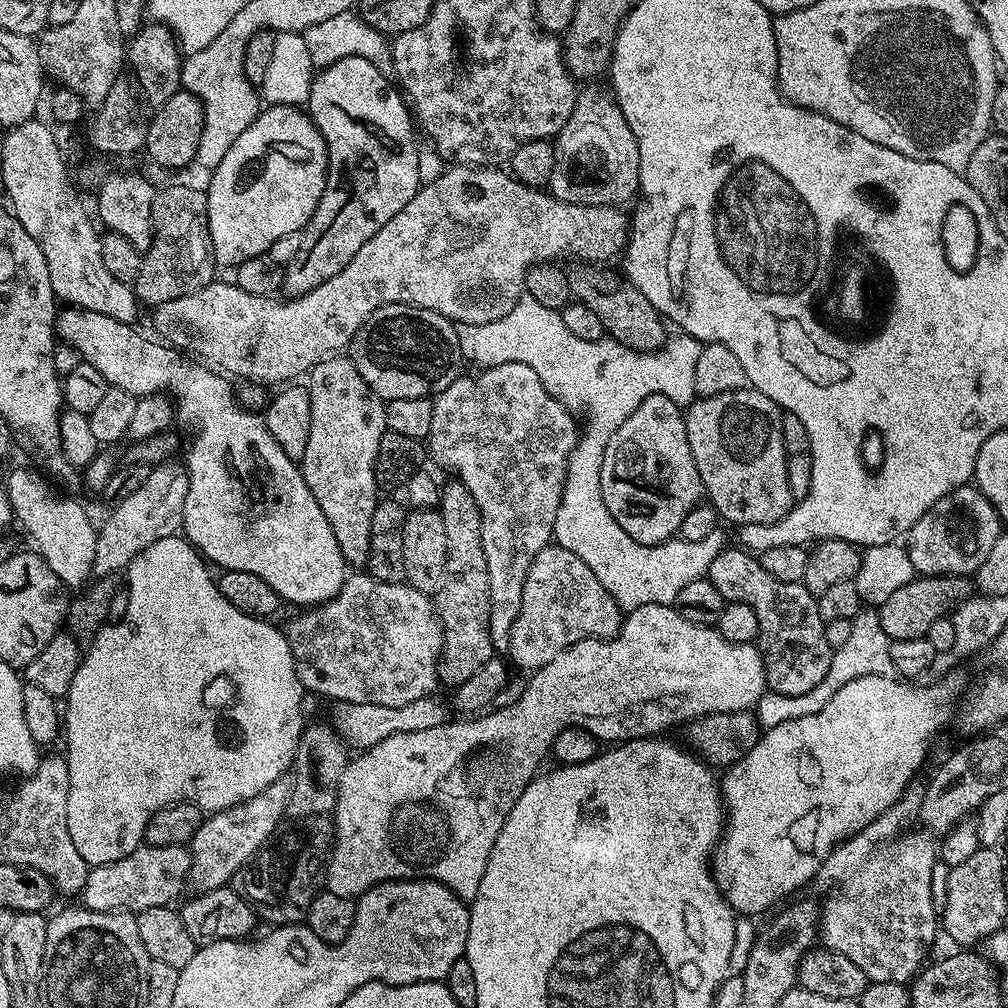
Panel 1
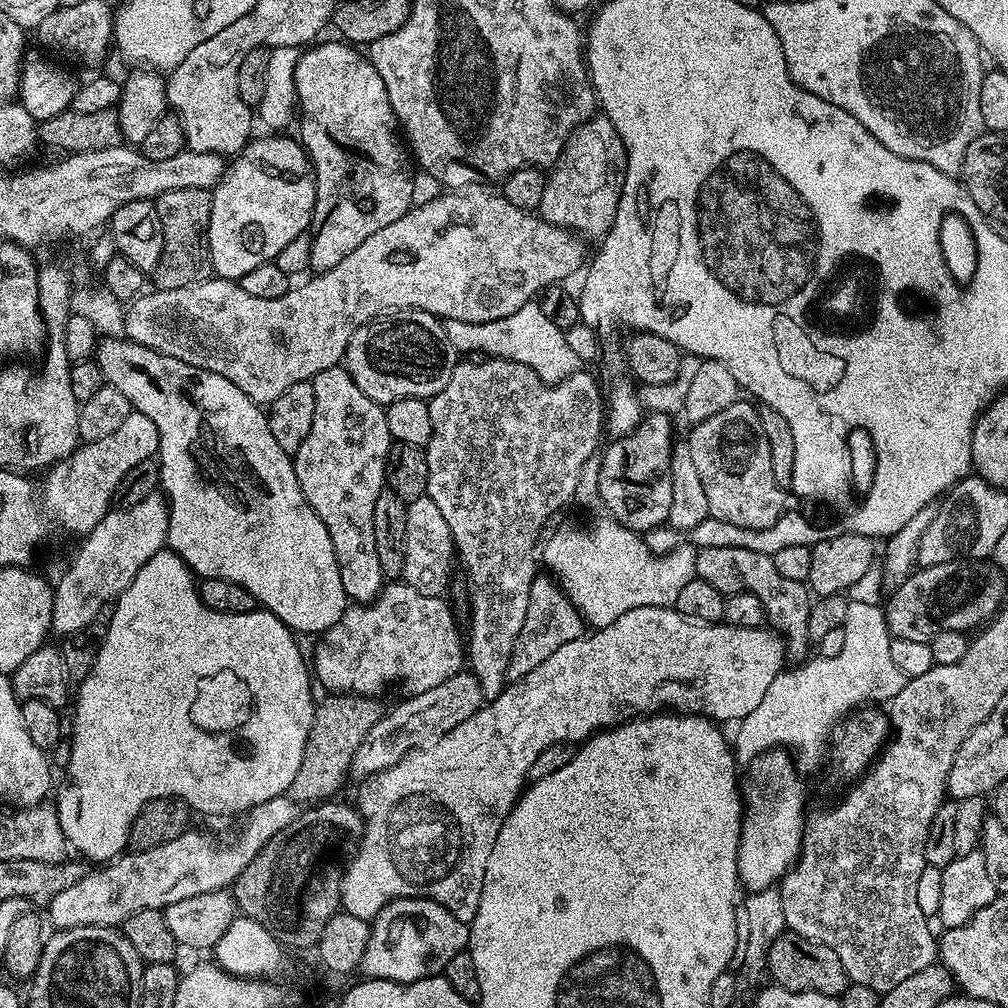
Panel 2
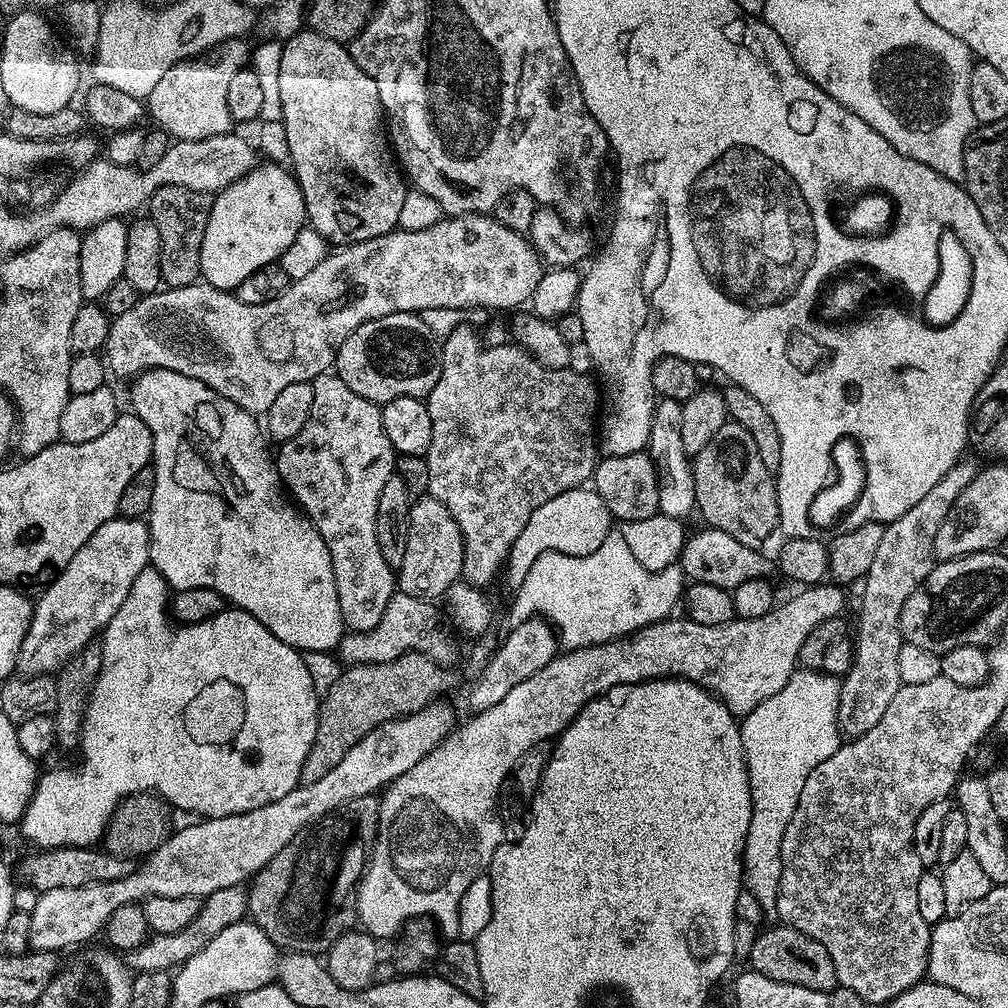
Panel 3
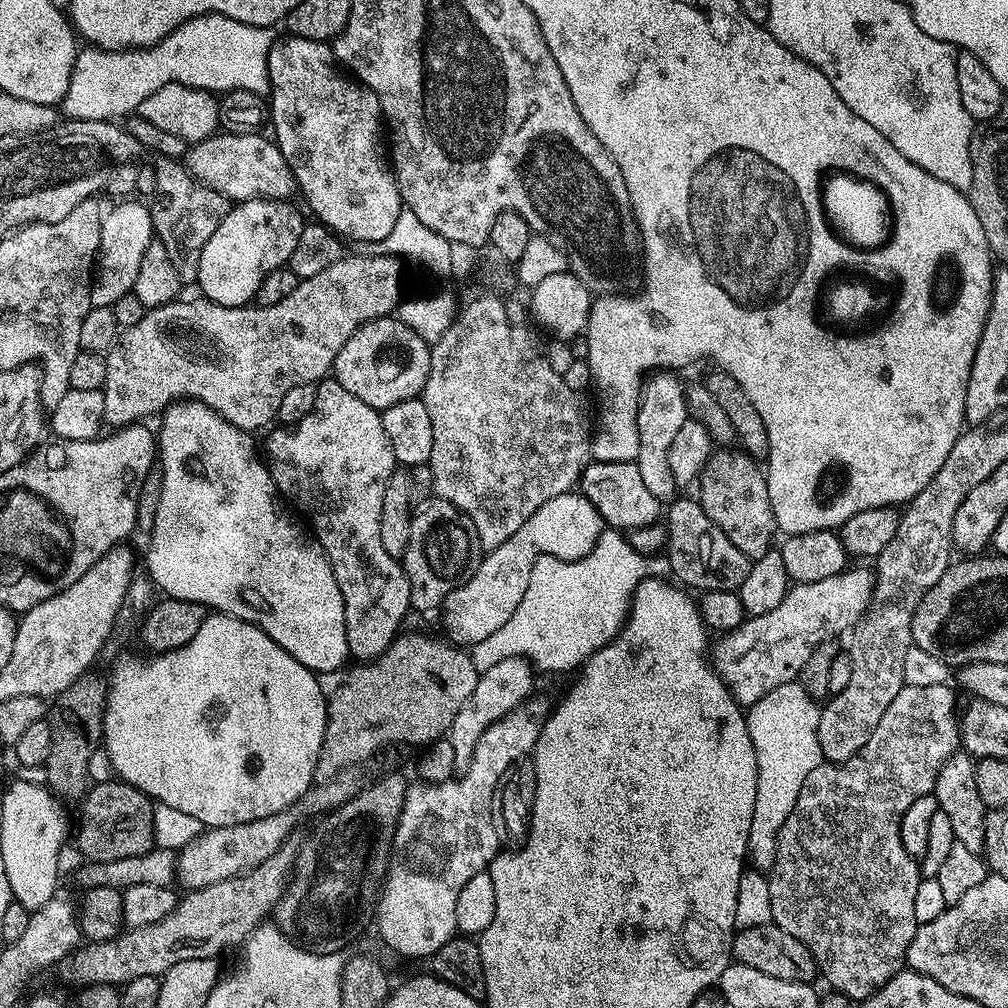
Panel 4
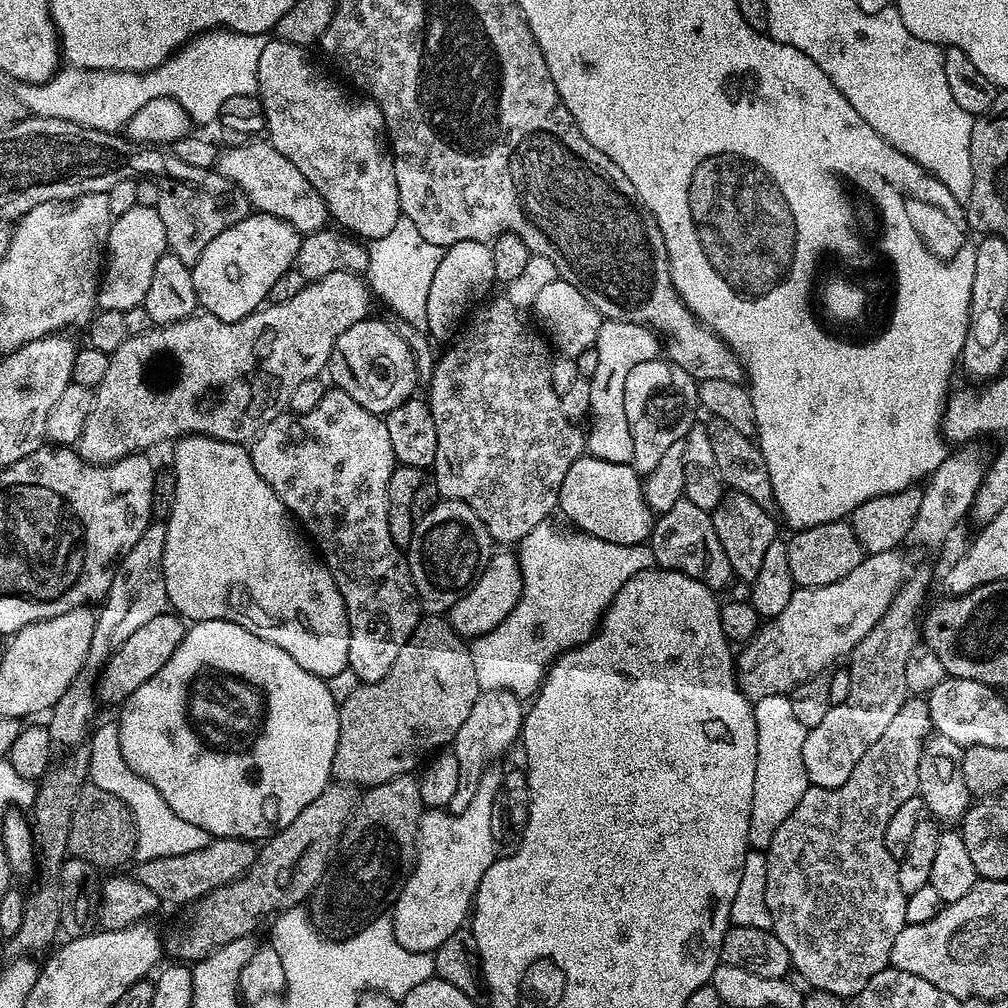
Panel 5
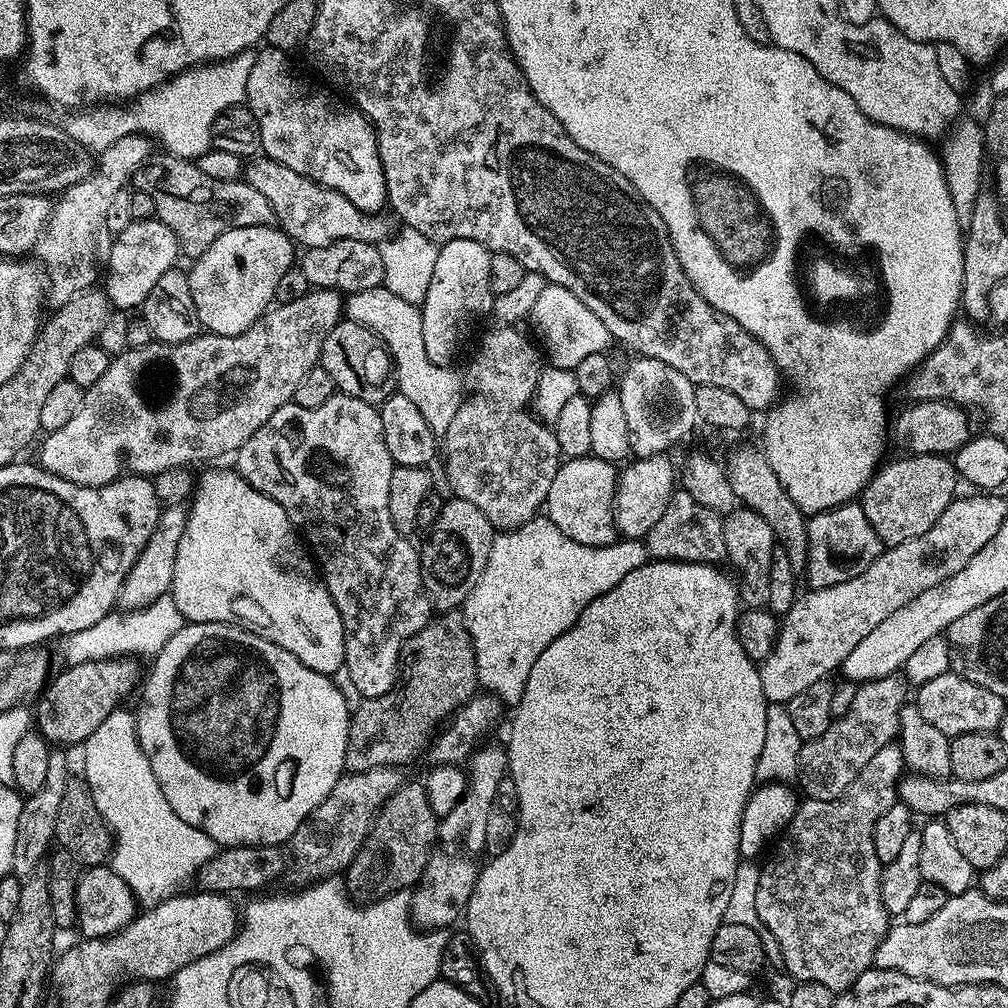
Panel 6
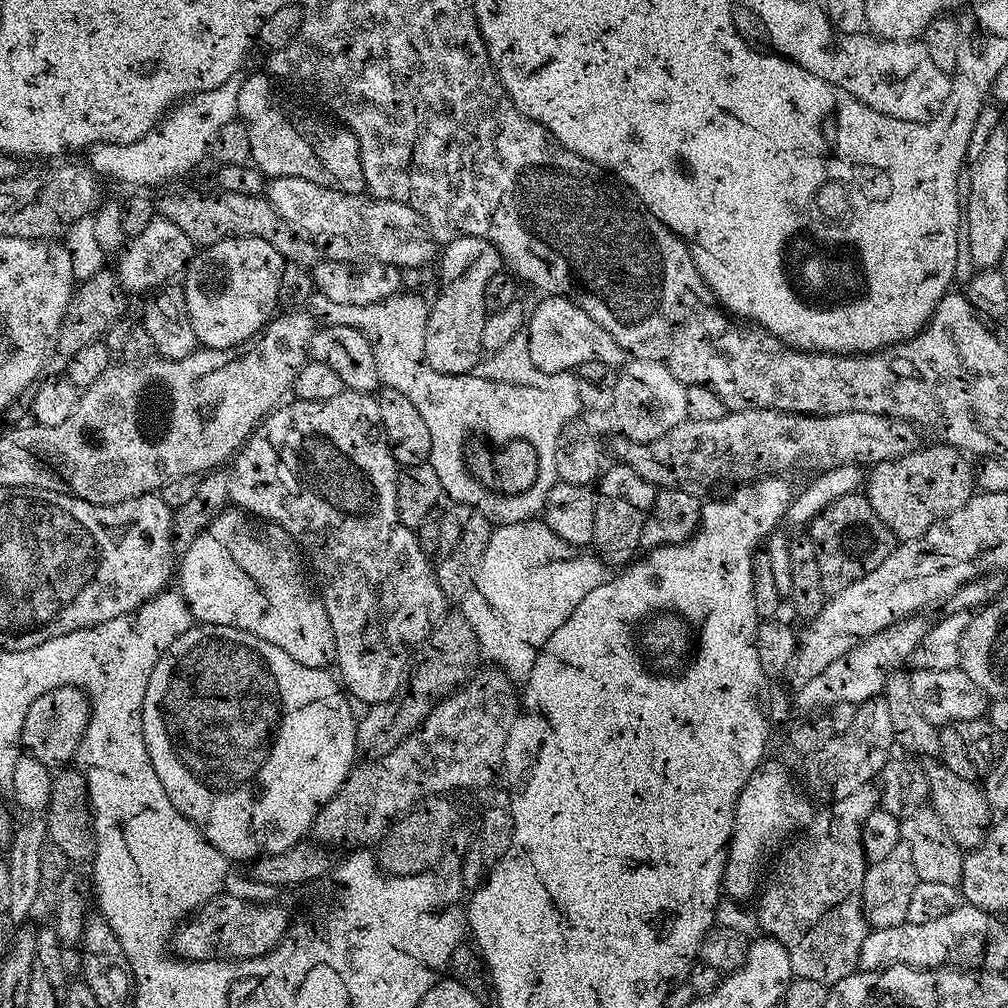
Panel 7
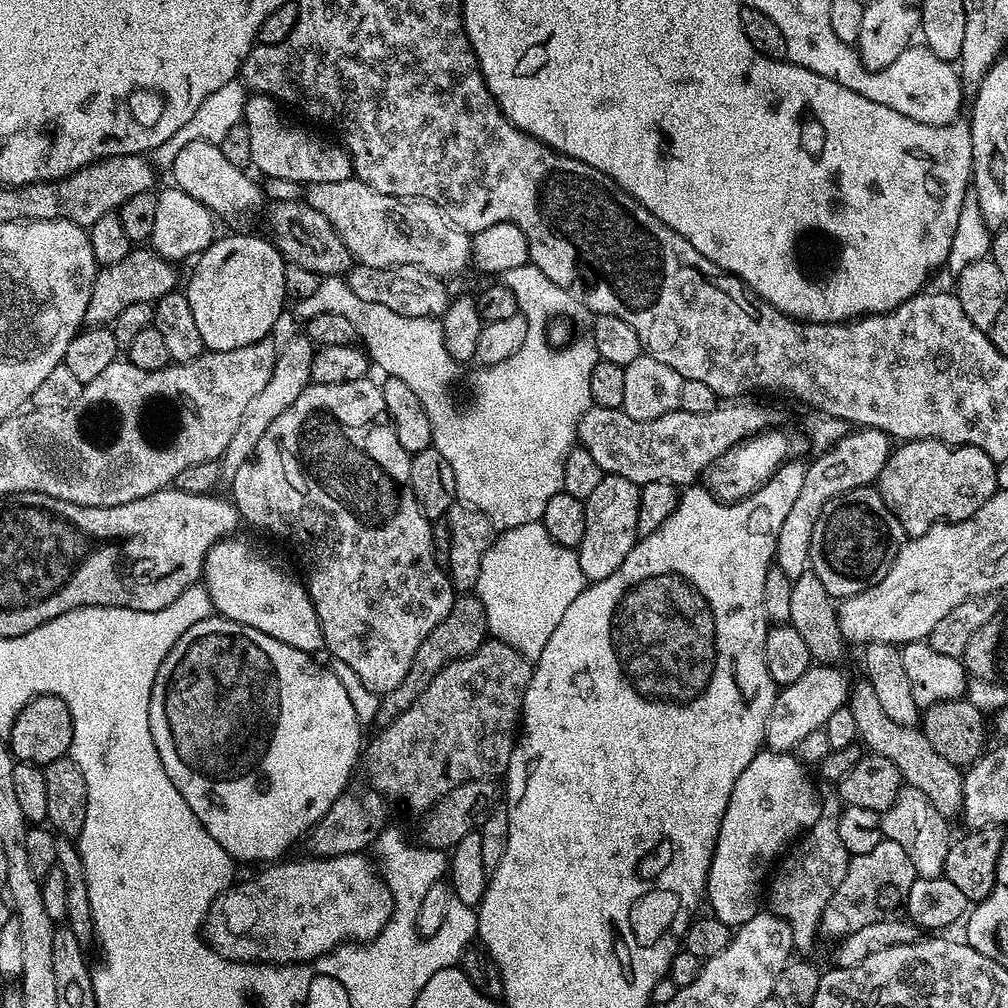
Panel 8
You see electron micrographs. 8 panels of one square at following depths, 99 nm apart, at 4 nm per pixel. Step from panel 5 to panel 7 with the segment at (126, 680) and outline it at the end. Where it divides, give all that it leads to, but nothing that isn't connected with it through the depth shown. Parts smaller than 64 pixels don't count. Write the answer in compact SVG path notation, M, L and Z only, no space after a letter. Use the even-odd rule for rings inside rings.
M61 682L45 688L34 699L22 725L23 751L49 766L64 766L80 751L80 743L86 734L88 719L92 717L92 705L83 687L72 682Z

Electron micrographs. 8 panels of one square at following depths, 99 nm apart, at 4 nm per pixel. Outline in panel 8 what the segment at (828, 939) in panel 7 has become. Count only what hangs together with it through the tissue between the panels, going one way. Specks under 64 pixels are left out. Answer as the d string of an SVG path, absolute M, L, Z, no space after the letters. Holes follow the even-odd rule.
M824 814L821 815L818 822L814 822L812 828L799 837L798 842L791 845L790 851L779 861L778 867L775 869L774 875L770 880L770 887L766 892L766 900L767 903L768 900L772 903L769 904L771 911L784 919L790 926L792 943L799 951L800 949L808 949L815 942L816 936L818 937L820 919L826 910L826 904L830 902L830 898L834 894L834 890L838 890L838 884L842 882L842 878L846 878L849 859L846 846L842 846L839 823L833 817L831 820L828 814Z

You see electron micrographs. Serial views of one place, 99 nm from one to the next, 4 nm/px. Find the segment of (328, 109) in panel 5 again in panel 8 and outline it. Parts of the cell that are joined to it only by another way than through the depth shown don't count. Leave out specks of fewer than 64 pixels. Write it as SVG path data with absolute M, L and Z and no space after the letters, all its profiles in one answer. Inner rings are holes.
M252 94L244 102L243 124L250 130L251 167L257 168L264 178L290 179L298 184L321 184L353 179L352 159L339 143L319 140L304 128L288 128L281 105L272 97Z

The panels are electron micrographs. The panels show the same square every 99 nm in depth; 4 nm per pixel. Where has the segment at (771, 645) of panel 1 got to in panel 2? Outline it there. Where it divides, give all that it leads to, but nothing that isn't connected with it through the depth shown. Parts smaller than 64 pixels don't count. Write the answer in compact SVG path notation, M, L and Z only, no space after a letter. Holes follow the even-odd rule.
M738 546L702 548L696 553L696 579L710 582L710 586L714 586L714 590L718 590L726 598L743 592L757 595L768 615L767 623L784 637L787 659L800 662L809 655L808 623L814 603L813 593L807 583L794 582L791 578L778 574L772 557L754 550L742 550Z

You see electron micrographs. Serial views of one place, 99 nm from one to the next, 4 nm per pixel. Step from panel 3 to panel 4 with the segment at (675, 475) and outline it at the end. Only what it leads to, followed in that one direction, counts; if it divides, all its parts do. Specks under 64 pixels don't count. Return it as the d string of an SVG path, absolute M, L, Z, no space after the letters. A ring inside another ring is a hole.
M657 370L643 381L636 419L638 422L638 458L634 463L638 466L638 471L642 473L642 482L646 490L650 490L650 494L654 494L654 498L661 502L671 501L677 495L678 485L674 482L674 474L670 474L670 445L674 442L674 437L678 435L678 429L690 419L684 397L685 385L680 384L676 376L679 375L668 370Z

